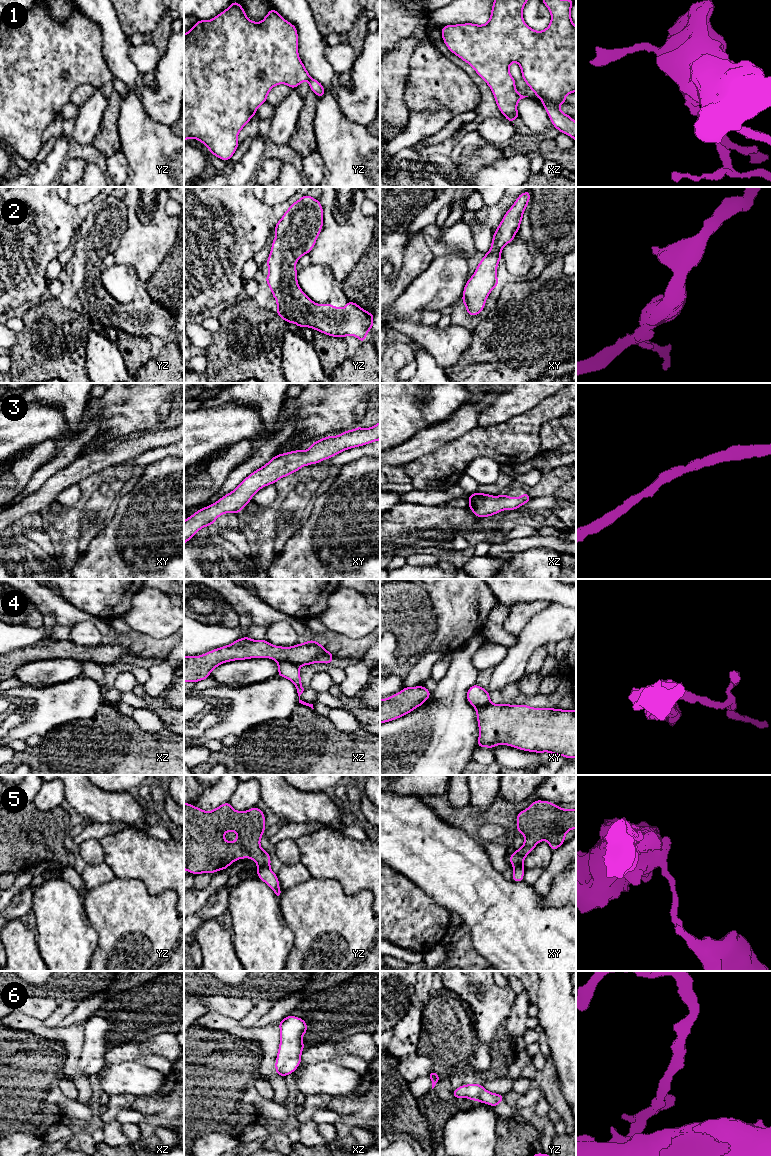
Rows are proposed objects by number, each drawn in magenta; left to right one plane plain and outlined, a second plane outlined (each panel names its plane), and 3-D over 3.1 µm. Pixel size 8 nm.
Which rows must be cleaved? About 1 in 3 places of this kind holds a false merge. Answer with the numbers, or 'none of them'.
1, 4, 5

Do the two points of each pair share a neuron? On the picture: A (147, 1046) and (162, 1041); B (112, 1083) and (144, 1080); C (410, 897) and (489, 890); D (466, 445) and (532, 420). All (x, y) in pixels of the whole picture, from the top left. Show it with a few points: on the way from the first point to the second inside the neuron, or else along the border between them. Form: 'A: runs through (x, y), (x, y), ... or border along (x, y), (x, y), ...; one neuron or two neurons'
A: runs through (151, 1045), (158, 1044); one neuron
B: runs through (120, 1080), (136, 1080); one neuron
C: border along (410, 879), (436, 903), (446, 909); two neurons
D: runs through (482, 442), (510, 442), (516, 436); one neuron

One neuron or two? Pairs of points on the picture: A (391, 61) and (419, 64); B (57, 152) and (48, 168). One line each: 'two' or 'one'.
A: two
B: one

